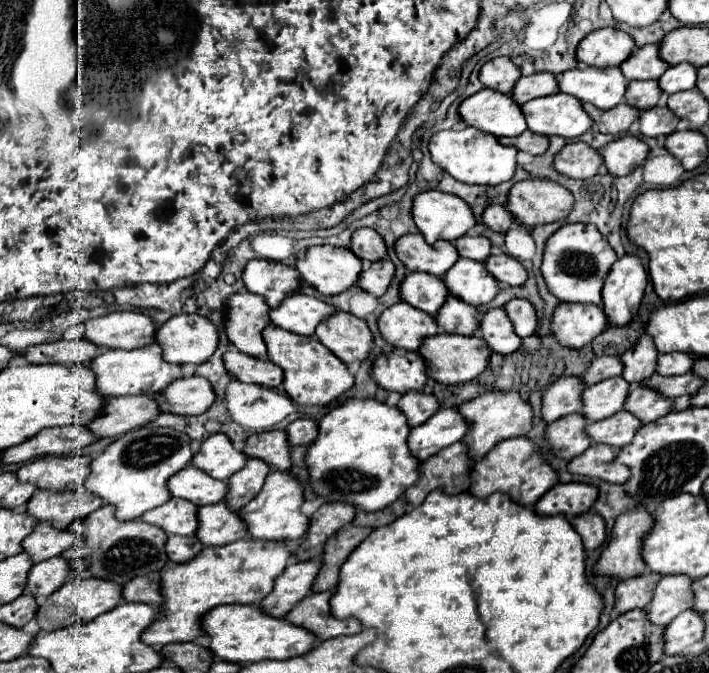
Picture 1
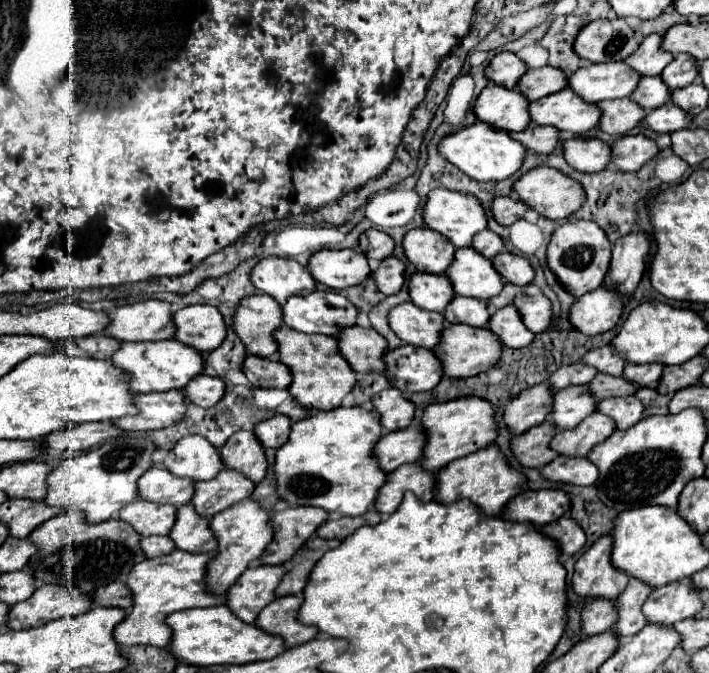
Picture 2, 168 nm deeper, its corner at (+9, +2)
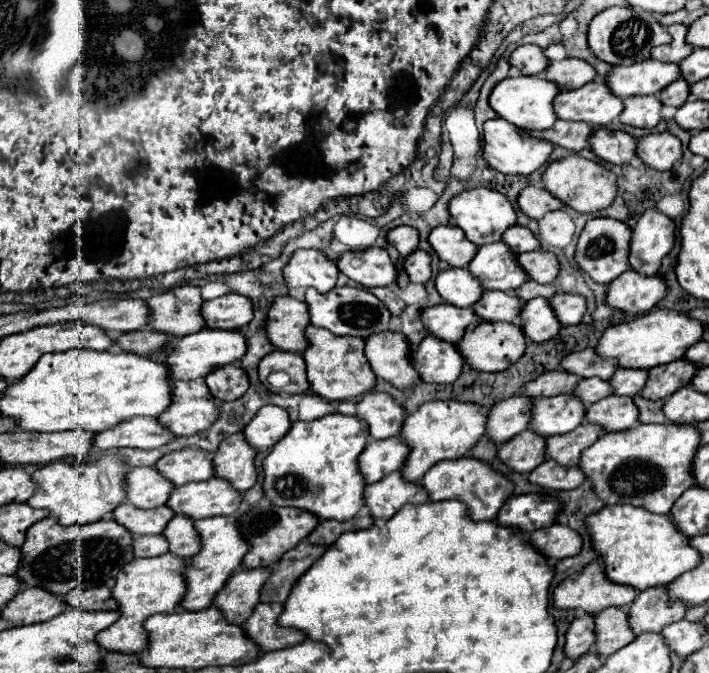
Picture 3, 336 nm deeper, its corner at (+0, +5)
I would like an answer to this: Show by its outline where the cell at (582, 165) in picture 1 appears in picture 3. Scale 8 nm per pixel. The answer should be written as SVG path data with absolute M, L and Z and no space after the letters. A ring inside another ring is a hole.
M595 129L591 137L587 139L589 149L603 161L611 165L625 165L635 157L637 141L635 137L623 133L623 131L607 131L607 129Z

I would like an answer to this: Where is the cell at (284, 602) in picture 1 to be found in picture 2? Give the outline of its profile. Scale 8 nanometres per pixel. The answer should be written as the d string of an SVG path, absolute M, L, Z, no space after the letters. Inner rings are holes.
M250 566L228 588L226 604L242 622L252 624L260 610L274 600L274 590L284 576L284 566Z

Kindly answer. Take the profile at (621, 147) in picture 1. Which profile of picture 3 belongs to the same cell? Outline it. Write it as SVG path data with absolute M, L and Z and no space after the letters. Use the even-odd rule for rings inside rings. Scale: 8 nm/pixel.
M649 133L637 141L637 157L657 171L673 167L681 157L681 141L671 133Z

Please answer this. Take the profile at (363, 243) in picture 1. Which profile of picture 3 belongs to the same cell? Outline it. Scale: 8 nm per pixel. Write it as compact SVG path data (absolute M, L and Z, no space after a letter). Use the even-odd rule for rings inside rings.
M395 227L387 233L387 243L393 245L403 257L407 257L409 253L415 251L417 247L417 241L419 241L419 235L417 235L417 229L413 227Z

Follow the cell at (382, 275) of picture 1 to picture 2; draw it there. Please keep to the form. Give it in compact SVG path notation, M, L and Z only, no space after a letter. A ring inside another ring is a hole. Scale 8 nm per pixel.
M390 256L384 262L380 262L380 266L372 274L372 278L374 278L376 288L382 294L390 296L390 294L398 294L400 288L404 286L404 272L406 272L404 262L398 260L396 256Z

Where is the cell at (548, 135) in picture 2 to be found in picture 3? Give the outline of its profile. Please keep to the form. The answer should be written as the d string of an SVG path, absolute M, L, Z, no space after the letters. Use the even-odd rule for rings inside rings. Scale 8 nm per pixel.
M557 119L557 123L551 129L529 131L529 135L545 139L553 145L559 145L559 147L565 147L571 151L581 151L583 147L587 147L587 137L591 135L591 131L593 131L593 127L589 127L587 123Z

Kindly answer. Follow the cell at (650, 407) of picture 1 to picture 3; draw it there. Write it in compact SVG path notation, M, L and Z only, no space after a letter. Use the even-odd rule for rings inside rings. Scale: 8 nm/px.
M605 397L587 407L587 421L601 425L609 431L623 431L635 427L639 421L639 409L631 397Z

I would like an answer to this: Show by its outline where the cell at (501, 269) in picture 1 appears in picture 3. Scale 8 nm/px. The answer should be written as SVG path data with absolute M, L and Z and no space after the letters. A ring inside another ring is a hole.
M529 251L529 253L519 253L517 255L519 265L527 273L529 279L537 283L553 283L553 279L559 273L559 263L557 257L549 251Z

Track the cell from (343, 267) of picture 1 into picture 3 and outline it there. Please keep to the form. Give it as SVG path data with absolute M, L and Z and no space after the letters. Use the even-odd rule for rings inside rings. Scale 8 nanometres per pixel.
M371 247L365 251L345 251L337 259L337 267L349 279L363 287L379 287L395 283L397 271L385 249Z

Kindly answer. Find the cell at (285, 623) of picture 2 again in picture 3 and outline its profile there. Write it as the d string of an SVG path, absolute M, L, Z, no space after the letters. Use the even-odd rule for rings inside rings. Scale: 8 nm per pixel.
M259 603L253 615L245 623L245 631L249 637L261 647L261 651L275 651L285 649L289 645L303 643L307 637L303 631L295 627L281 627L277 623L279 613L283 611L281 603Z

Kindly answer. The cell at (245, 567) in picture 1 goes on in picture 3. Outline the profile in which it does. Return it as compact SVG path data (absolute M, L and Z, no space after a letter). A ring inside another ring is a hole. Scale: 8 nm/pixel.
M165 553L149 559L133 559L125 567L121 567L117 575L117 583L113 587L113 597L119 603L121 617L109 629L97 635L97 643L105 647L105 651L121 651L121 653L141 653L149 647L149 633L143 623L155 613L173 613L185 595L185 569L189 567L189 559L181 559L179 555Z

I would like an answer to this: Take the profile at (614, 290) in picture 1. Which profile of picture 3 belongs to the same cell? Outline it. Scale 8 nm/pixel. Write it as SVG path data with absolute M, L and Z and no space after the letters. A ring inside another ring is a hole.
M657 209L645 211L631 237L629 265L641 275L655 275L675 243L675 223Z

